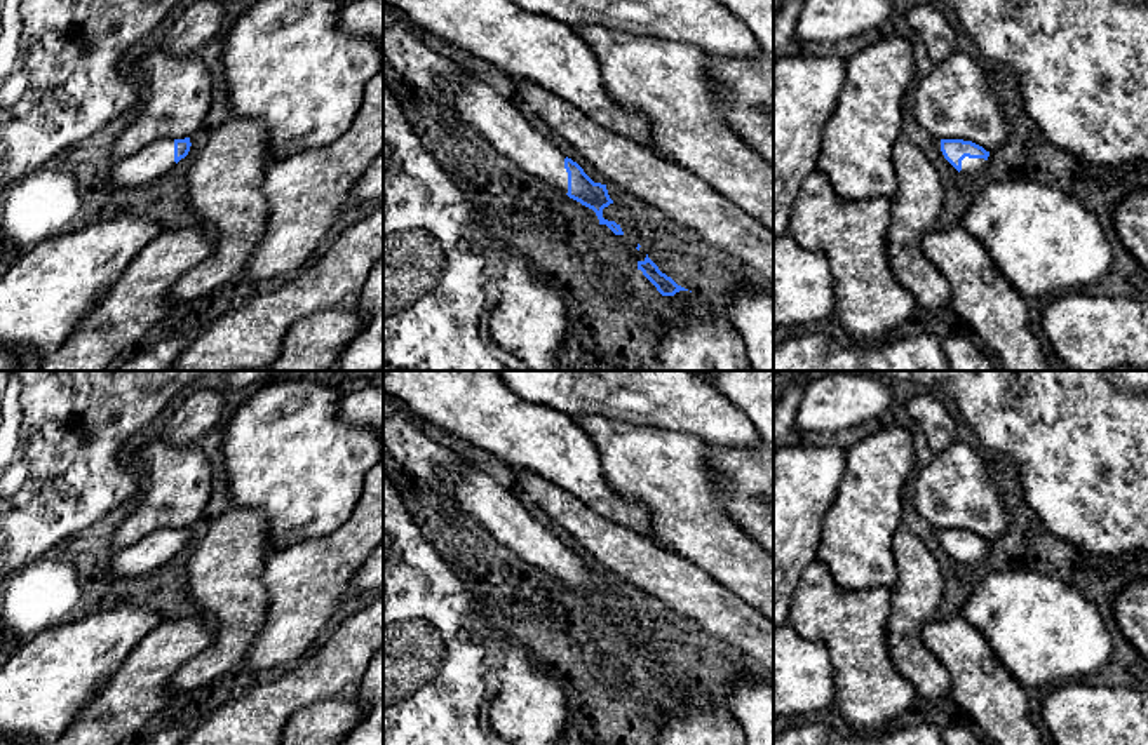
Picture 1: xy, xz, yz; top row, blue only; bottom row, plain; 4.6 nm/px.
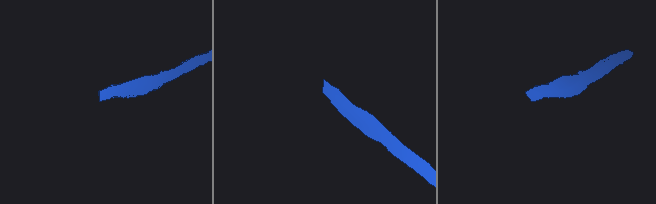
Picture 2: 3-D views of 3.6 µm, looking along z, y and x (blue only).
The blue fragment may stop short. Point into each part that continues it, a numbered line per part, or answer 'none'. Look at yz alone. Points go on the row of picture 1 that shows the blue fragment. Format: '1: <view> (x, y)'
1: yz (969, 166)

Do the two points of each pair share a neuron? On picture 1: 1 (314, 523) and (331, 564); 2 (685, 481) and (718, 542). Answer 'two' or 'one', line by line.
1: two
2: one

